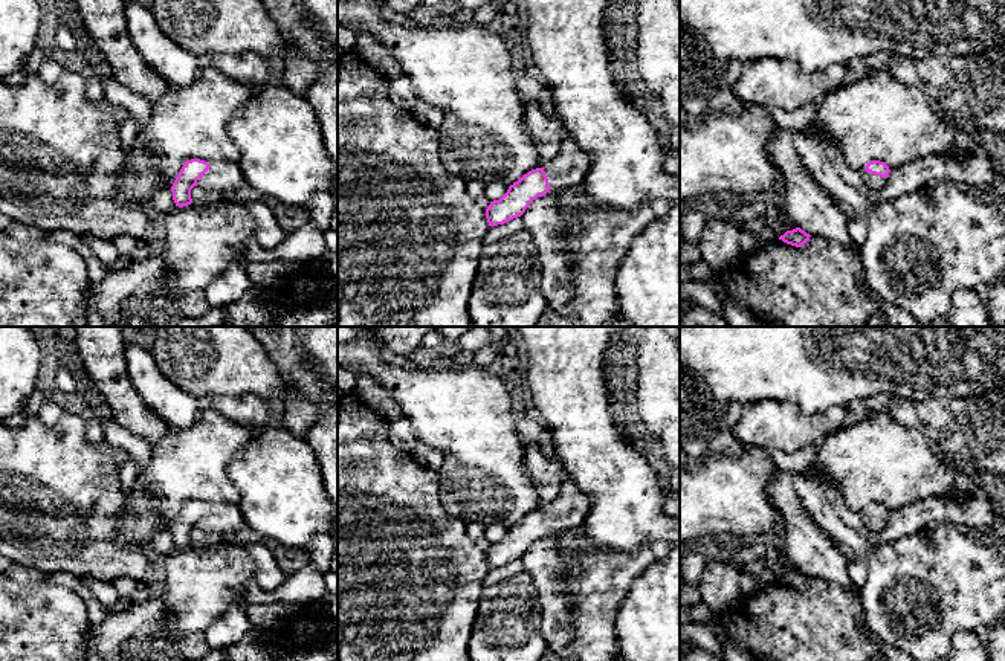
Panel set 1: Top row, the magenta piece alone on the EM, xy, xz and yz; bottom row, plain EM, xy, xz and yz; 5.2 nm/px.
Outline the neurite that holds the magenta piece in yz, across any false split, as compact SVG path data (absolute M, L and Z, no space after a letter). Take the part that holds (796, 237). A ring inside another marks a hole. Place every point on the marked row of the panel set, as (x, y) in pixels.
M796 227L793 231L787 231L784 235L779 237L779 240L782 240L787 244L800 247L809 240L809 237L809 234L806 234L800 227Z

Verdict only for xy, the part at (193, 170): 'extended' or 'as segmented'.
extended

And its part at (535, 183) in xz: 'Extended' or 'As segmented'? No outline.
Extended

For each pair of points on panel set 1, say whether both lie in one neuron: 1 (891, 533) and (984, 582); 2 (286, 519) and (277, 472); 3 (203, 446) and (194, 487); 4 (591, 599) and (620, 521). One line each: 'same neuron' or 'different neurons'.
1: different neurons
2: same neuron
3: same neuron
4: different neurons

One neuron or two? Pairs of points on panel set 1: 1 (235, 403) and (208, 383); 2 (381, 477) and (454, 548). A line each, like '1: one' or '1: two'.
1: two
2: one

